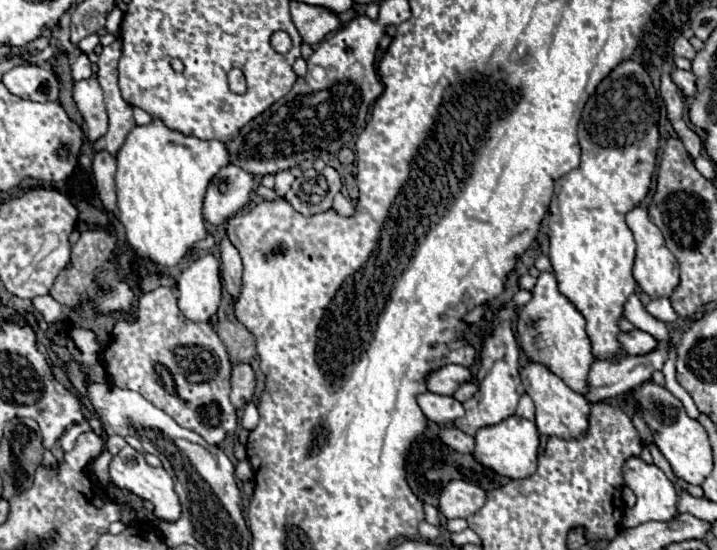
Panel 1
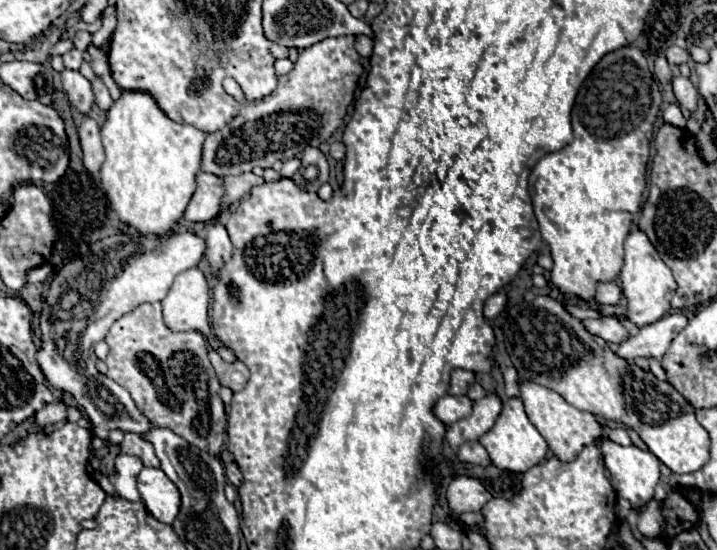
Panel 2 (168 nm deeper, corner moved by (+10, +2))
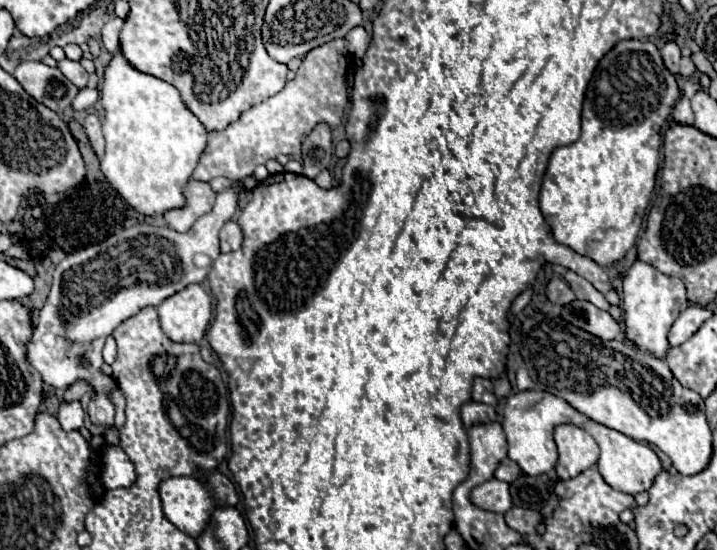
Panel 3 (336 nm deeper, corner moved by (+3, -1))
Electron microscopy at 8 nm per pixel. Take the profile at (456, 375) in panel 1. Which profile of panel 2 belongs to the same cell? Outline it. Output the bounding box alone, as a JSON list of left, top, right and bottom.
[448,370,474,396]

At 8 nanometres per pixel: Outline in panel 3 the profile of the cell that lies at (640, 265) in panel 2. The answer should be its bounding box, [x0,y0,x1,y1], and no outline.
[623,261,689,359]

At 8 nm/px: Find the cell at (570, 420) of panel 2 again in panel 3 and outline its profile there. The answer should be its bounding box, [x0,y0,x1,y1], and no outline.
[555,425,599,481]

